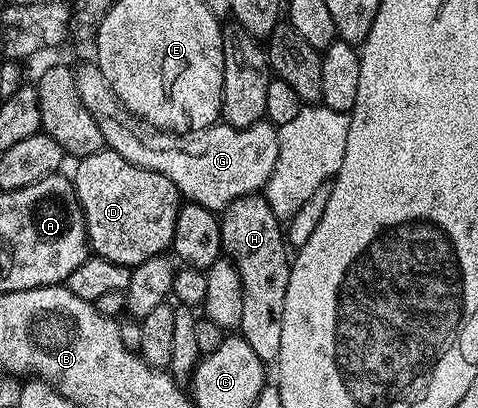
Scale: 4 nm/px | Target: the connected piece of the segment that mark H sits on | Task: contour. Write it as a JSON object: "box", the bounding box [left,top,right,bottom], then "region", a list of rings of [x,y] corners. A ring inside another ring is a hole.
{"box":[221,193,292,364],"region":[[[262,193],[250,194],[244,198],[233,200],[221,214],[223,227],[223,248],[226,257],[235,263],[237,272],[243,281],[243,303],[241,304],[241,320],[238,333],[257,352],[257,356],[265,364],[278,363],[281,352],[281,320],[285,312],[285,292],[289,288],[292,259],[289,257],[289,247],[285,241],[285,230],[281,221],[275,217]]]}

